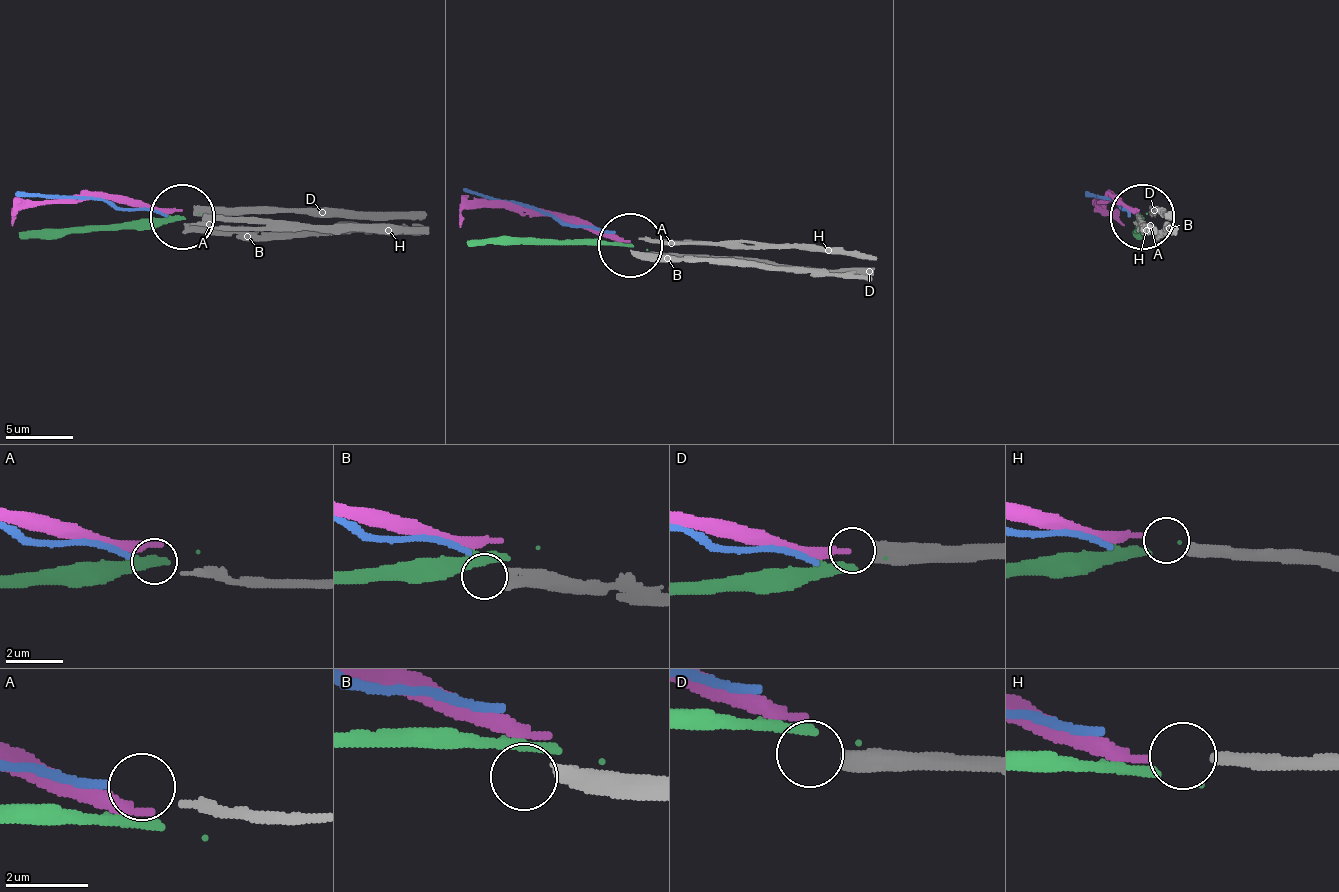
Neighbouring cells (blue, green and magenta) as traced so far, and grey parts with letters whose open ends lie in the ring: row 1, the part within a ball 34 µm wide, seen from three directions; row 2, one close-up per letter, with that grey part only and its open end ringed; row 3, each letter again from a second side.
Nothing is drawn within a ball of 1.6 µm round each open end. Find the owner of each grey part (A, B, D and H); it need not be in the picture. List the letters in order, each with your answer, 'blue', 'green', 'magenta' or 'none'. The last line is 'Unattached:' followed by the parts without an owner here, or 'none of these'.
A: blue
B: none
D: none
H: magenta
Unattached: B, D

